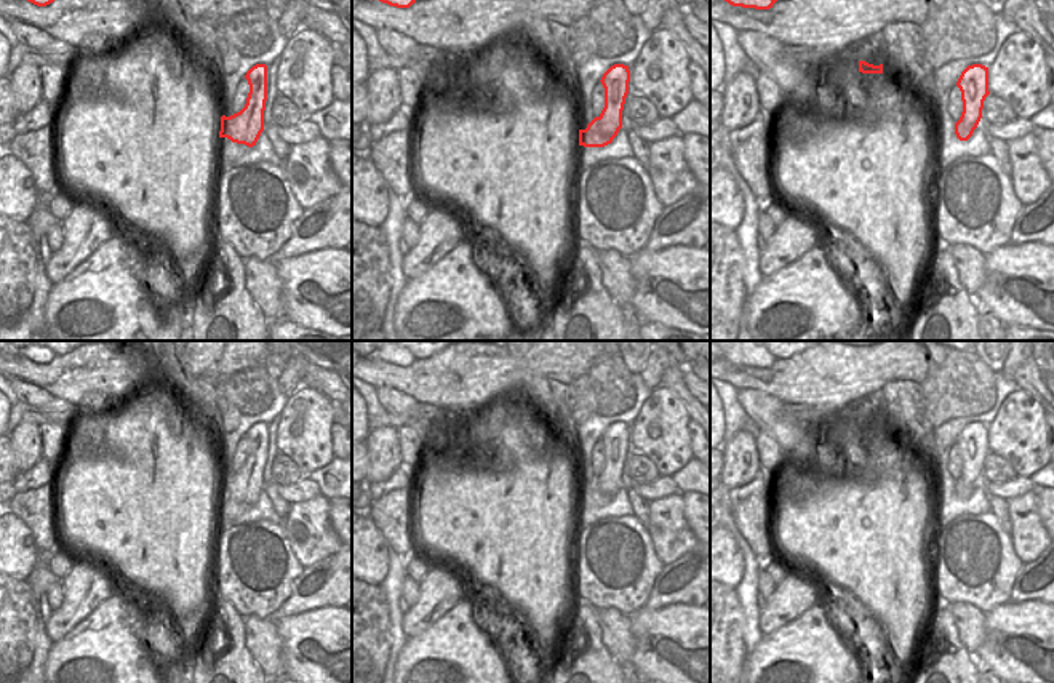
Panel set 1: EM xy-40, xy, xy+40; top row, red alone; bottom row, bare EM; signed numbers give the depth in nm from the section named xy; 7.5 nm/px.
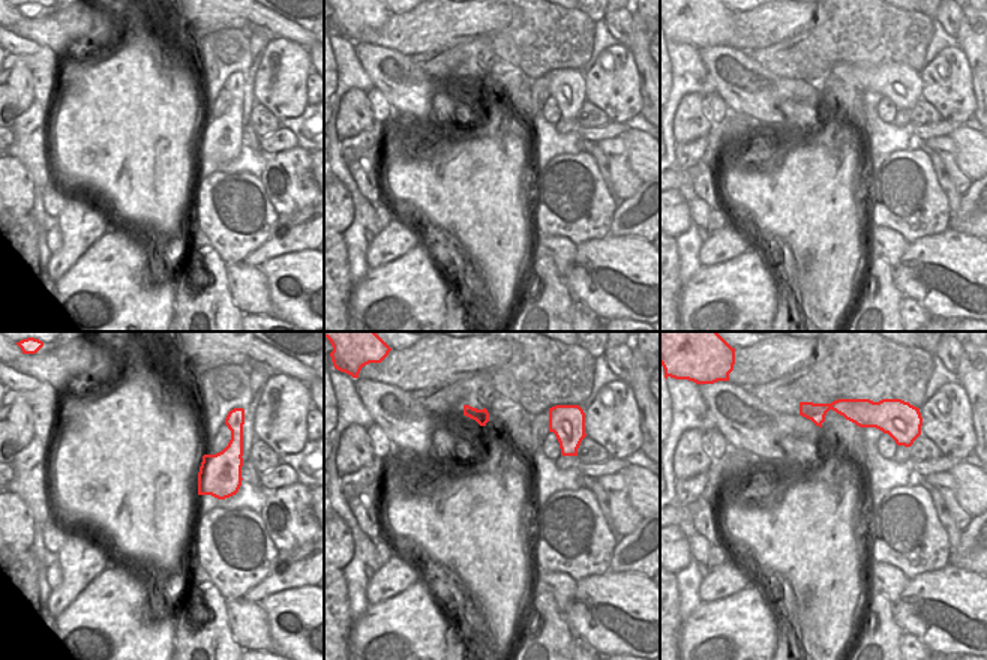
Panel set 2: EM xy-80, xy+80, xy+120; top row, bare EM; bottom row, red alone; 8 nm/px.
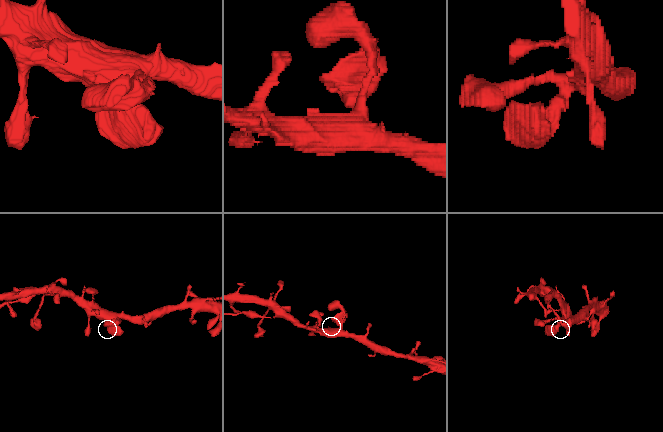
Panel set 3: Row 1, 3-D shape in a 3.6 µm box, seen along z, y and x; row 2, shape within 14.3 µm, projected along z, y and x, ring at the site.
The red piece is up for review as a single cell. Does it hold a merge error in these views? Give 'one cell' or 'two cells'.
one cell

